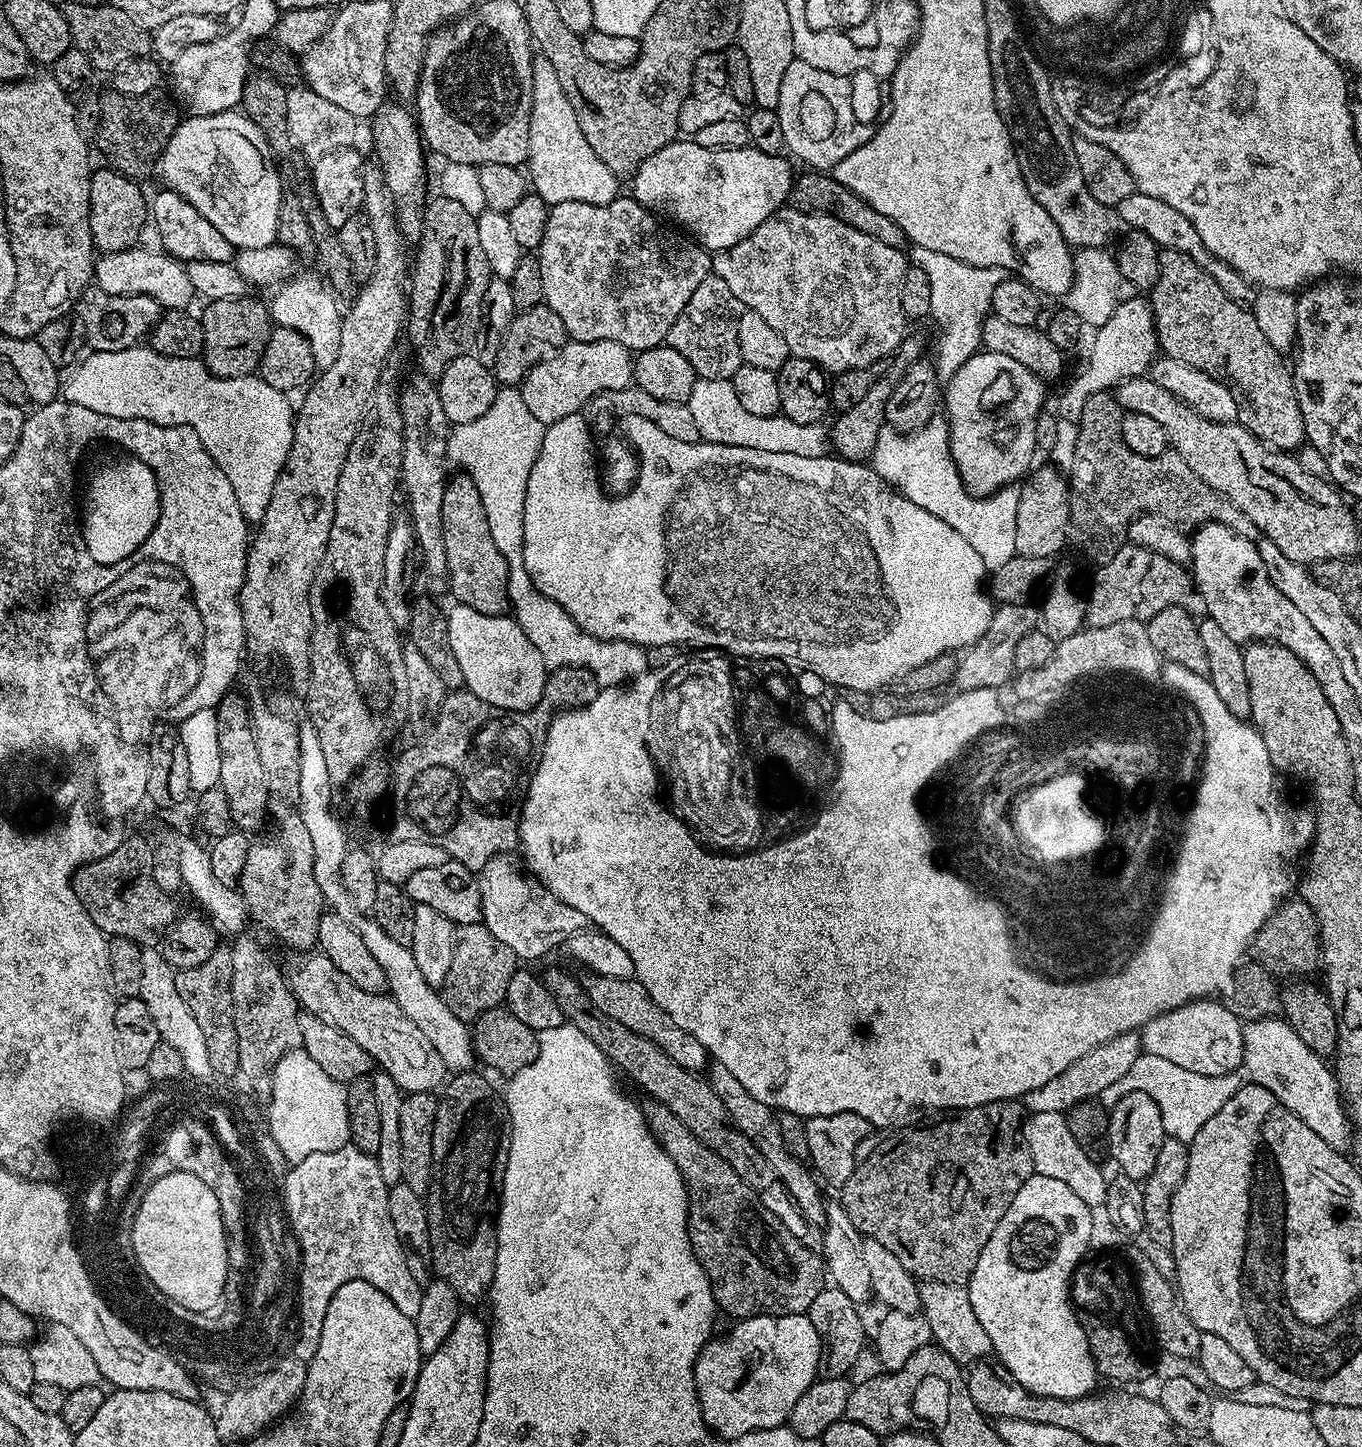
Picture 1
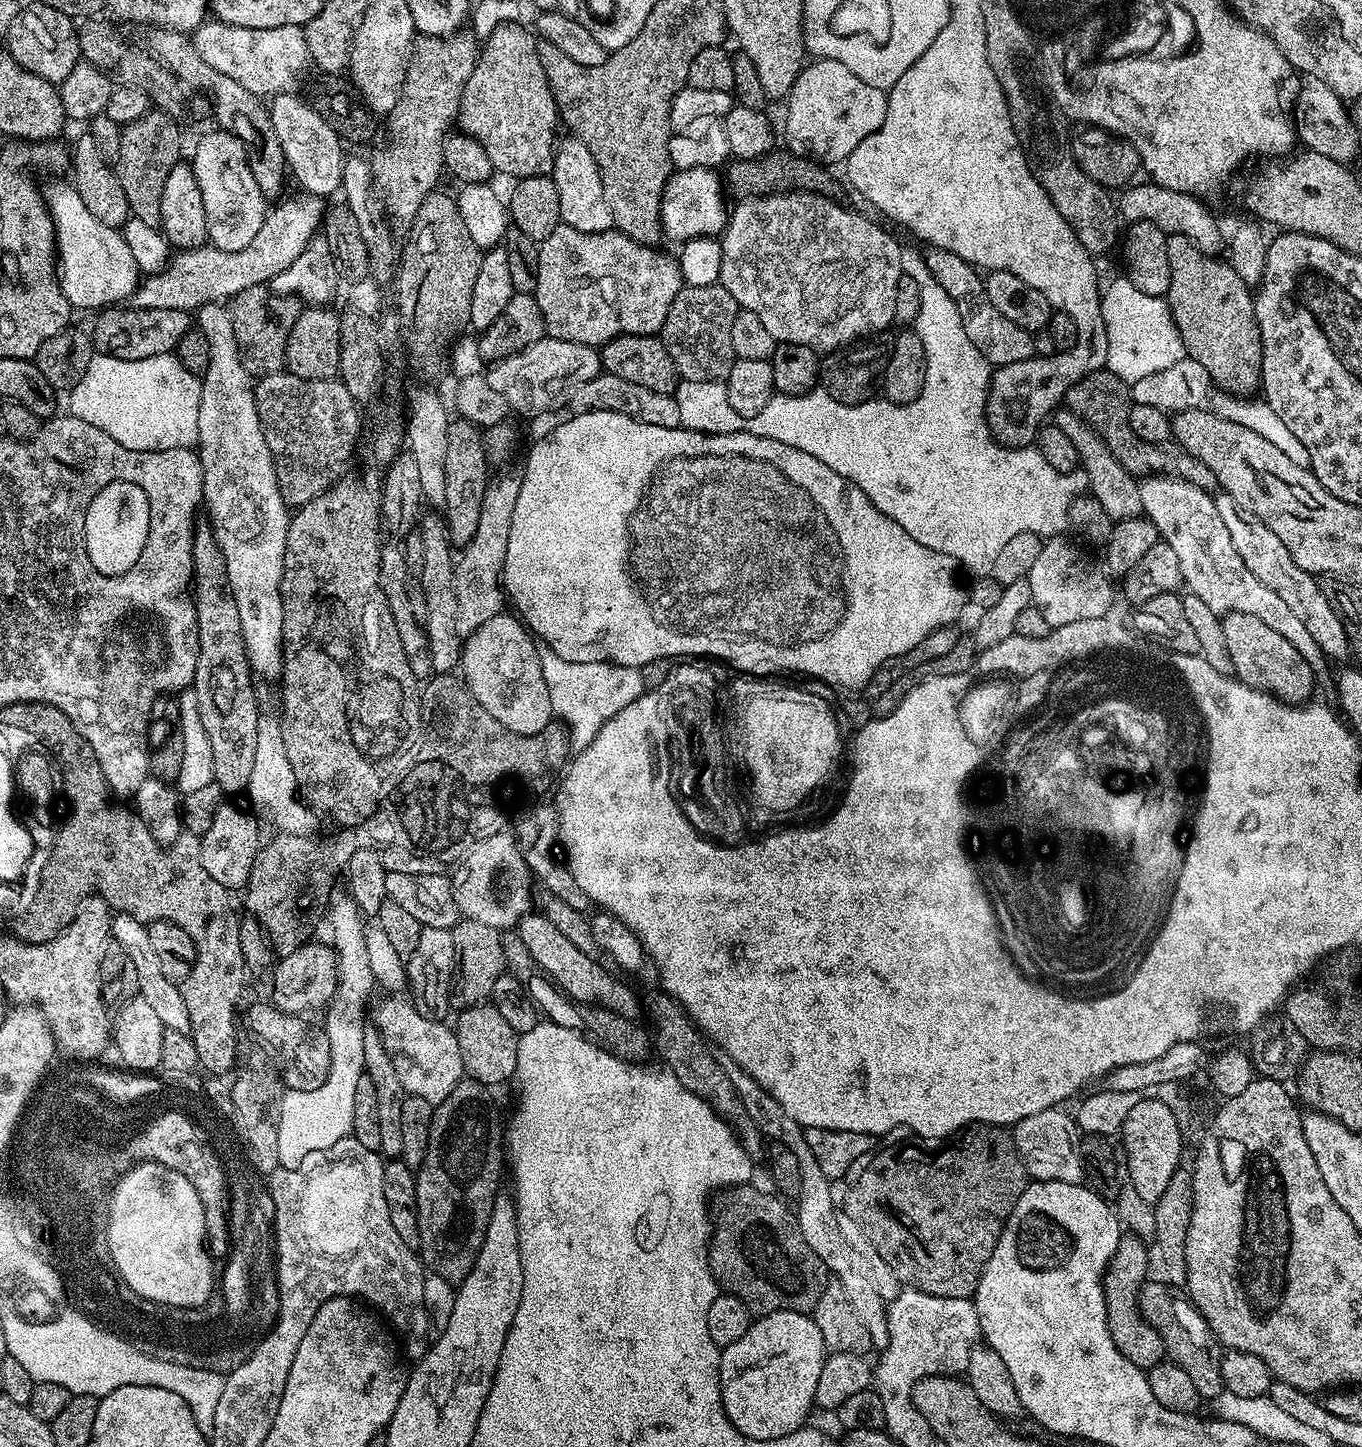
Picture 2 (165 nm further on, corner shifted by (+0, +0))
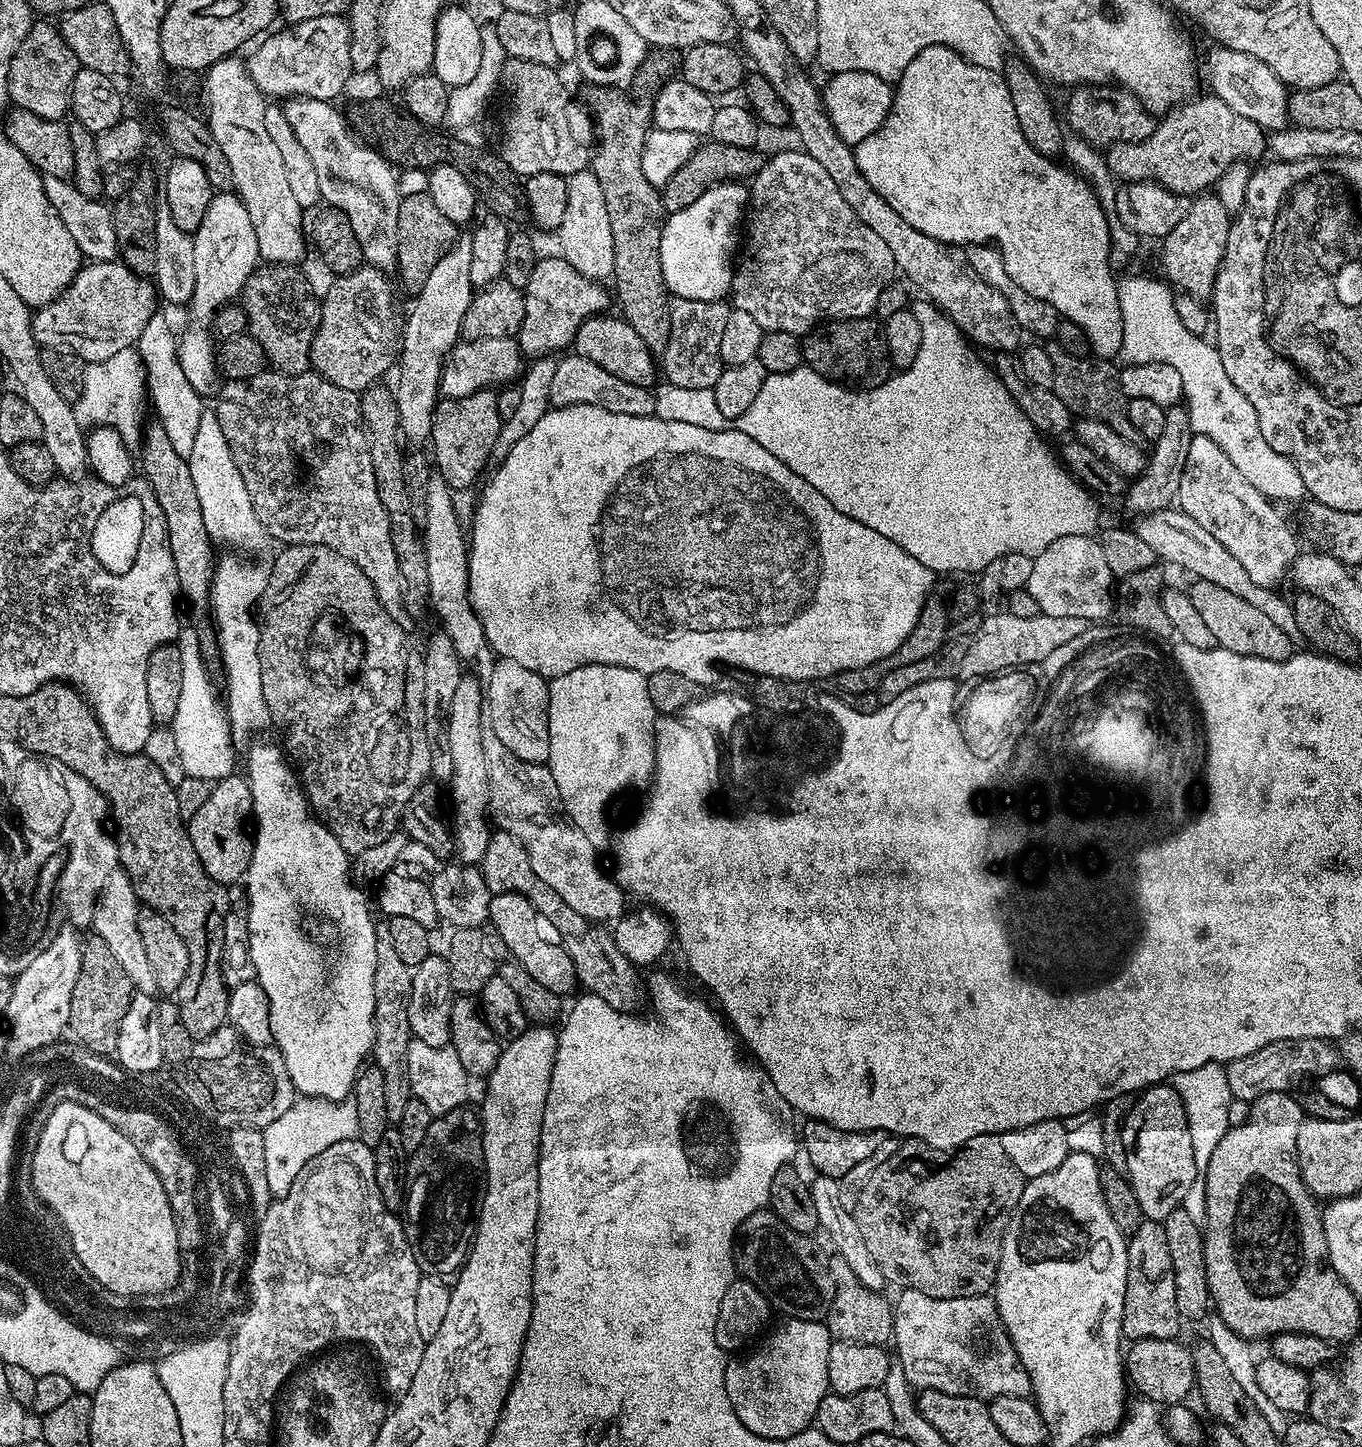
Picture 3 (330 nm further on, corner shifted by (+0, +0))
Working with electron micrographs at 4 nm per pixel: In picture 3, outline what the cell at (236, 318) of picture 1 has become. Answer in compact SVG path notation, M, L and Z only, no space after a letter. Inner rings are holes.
M261 263L244 284L242 307L247 320L246 332L262 346L265 361L275 371L297 376L309 371L310 346L320 321L320 300L312 293L306 277L294 264Z

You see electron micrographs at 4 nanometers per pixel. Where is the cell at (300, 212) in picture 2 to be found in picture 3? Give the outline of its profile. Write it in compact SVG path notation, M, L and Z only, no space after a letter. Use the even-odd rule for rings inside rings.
M119 259L88 262L81 267L80 273L57 300L50 301L44 308L35 309L32 317L34 338L41 349L65 348L66 351L81 356L85 365L106 362L114 358L118 350L126 350L137 343L150 318L158 312L156 300L158 301L158 289L155 283L136 275Z

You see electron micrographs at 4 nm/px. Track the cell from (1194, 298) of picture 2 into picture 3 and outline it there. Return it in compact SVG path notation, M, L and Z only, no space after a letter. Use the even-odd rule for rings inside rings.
M1216 194L1197 195L1189 203L1186 218L1182 218L1182 222L1178 222L1178 226L1174 226L1174 230L1163 237L1164 249L1160 252L1160 260L1164 263L1163 275L1167 283L1177 289L1180 287L1192 296L1211 297L1218 266L1226 250L1229 223L1230 213L1222 206Z

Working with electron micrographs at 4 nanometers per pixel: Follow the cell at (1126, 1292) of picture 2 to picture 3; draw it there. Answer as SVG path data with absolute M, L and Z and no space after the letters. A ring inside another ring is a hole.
M1146 1220L1128 1237L1128 1273L1126 1274L1126 1298L1122 1310L1122 1336L1125 1341L1146 1338L1175 1340L1181 1334L1182 1318L1178 1314L1178 1301L1174 1299L1174 1265L1170 1262L1170 1246L1166 1242L1166 1230L1159 1220Z

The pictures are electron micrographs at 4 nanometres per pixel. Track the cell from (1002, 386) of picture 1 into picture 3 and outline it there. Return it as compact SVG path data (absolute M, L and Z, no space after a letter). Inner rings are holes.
M941 44L926 46L906 66L906 70L900 79L895 81L892 94L892 108L888 111L888 116L882 122L874 134L870 134L861 144L855 145L856 161L858 170L862 170L862 178L890 202L890 207L902 214L914 230L922 230L922 234L930 234L930 238L938 238L947 244L958 244L967 246L970 244L995 244L1000 252L1002 262L1006 266L1006 274L1026 290L1026 294L1034 294L1034 298L1042 298L1054 306L1054 310L1060 312L1063 319L1070 322L1078 322L1082 330L1086 330L1088 346L1093 357L1102 360L1112 360L1119 357L1122 350L1122 310L1118 306L1118 280L1114 275L1108 259L1110 258L1110 236L1107 213L1104 213L1098 198L1093 194L1092 187L1071 167L1063 166L1059 168L1057 161L1051 156L1044 156L1030 142L1026 142L1026 134L1022 134L1022 126L1018 126L1018 113L1014 111L1014 102L1010 98L1008 83L999 71L991 68L983 68L974 62L970 62L964 56L959 56L952 48L947 48Z

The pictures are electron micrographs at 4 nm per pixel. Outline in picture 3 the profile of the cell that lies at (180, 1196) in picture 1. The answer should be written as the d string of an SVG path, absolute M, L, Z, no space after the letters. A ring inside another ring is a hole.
M76 1101L58 1105L38 1131L40 1141L32 1156L32 1191L60 1219L66 1239L89 1271L103 1287L126 1296L158 1295L177 1287L181 1279L182 1253L176 1237L174 1214L162 1190L158 1174L138 1154L138 1146L130 1142L106 1118L102 1118Z

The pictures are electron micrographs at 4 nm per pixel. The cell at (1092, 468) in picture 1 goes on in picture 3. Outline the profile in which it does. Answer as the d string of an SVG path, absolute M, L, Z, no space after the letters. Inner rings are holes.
M1054 342L1049 343L1046 349L1054 370L1051 389L1073 414L1080 418L1106 422L1110 430L1122 434L1122 438L1127 440L1140 440L1138 430L1134 430L1134 425L1128 417L1126 398L1120 389L1120 374L1112 360L1093 358L1091 355L1066 354L1066 350L1062 350Z

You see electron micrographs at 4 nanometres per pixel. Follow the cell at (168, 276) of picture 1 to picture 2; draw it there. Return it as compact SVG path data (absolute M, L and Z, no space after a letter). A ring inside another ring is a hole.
M56 182L43 189L44 202L56 227L56 256L58 257L58 279L62 294L73 309L96 308L103 310L117 305L135 293L142 273L134 260L130 246L124 240L120 228L98 222L90 210L86 210L82 198L78 198L71 183Z

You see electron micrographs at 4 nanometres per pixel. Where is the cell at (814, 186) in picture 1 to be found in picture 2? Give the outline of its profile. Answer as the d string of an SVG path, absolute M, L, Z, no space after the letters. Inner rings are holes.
M773 150L766 153L762 158L757 160L738 160L733 159L727 165L728 180L726 176L726 188L729 193L732 192L736 198L747 198L749 196L777 196L783 192L813 192L819 196L825 196L831 200L840 200L843 197L845 185L835 180L831 176L829 169L823 163L809 160L806 156L799 156L787 150Z

